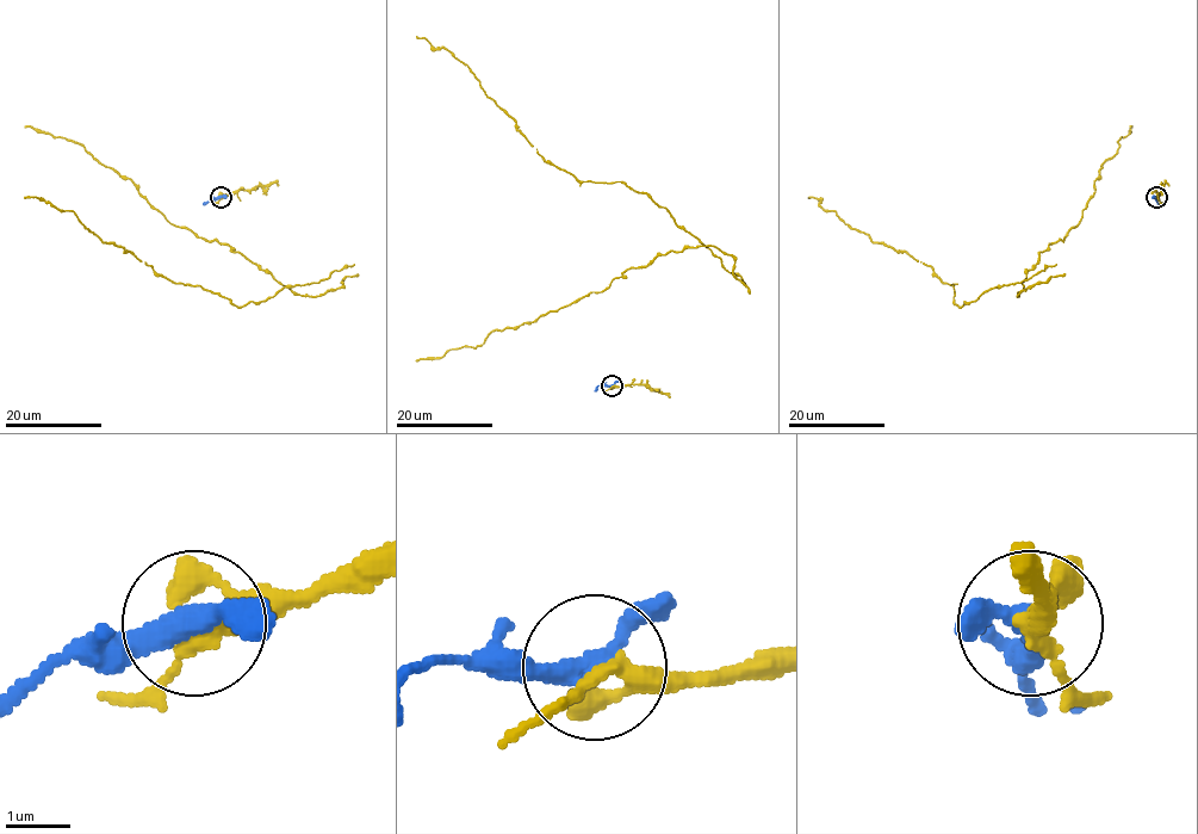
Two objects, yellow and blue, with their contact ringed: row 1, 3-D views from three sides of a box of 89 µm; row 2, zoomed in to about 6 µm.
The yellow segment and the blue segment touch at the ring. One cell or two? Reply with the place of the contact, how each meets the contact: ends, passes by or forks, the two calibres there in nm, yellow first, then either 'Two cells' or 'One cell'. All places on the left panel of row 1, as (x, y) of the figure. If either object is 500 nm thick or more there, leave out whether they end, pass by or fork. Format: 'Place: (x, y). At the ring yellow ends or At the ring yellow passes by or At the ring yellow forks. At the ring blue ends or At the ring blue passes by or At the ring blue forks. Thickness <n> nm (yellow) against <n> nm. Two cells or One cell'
Place: (221, 197). At the ring yellow forks. At the ring blue passes by. Thickness 240 nm (yellow) against 340 nm. One cell

